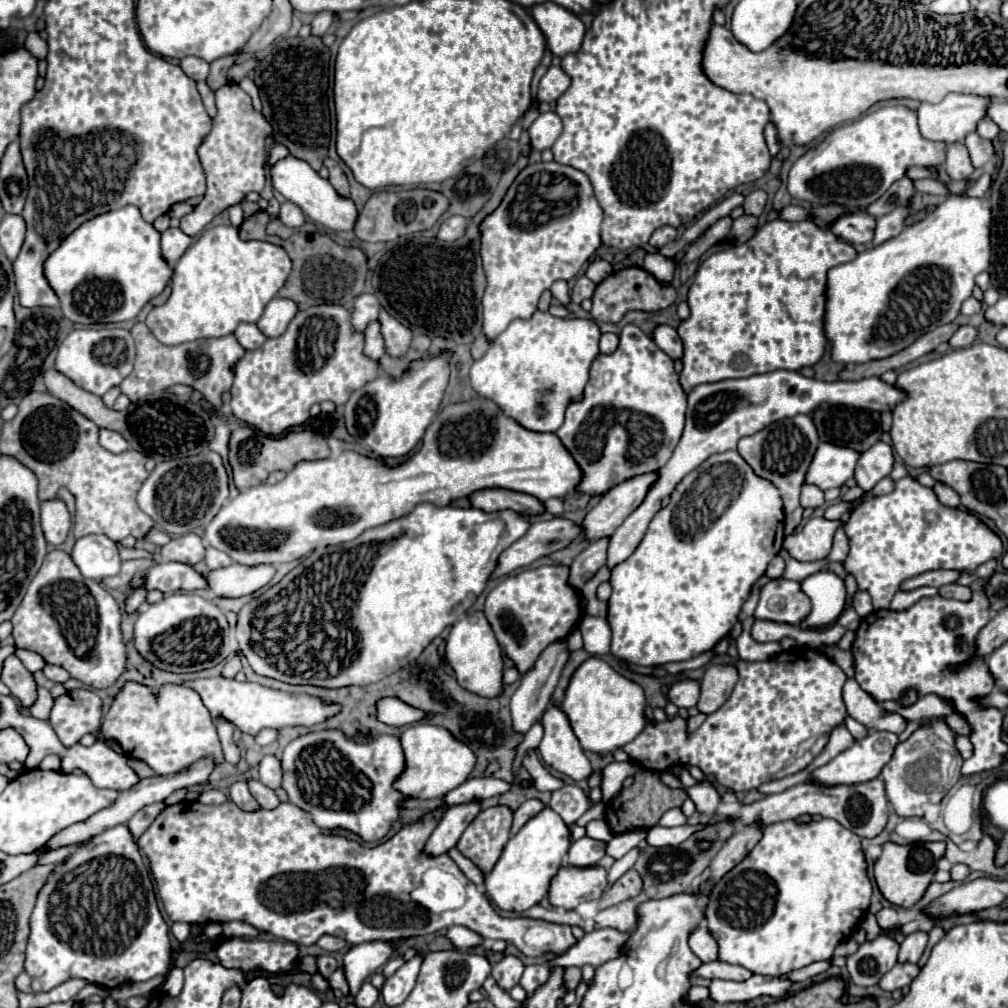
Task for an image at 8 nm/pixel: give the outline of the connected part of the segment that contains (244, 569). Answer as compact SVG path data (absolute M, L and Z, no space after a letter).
M231 564L227 568L209 570L203 576L207 576L207 586L217 598L241 598L267 586L273 574L275 568L271 566Z

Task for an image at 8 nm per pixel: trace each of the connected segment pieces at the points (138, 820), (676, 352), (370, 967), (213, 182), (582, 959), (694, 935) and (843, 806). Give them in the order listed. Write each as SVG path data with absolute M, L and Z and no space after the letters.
M155 802L155 804L149 804L149 806L145 806L145 808L141 808L129 822L127 822L127 826L129 826L129 830L131 830L131 834L133 834L133 838L137 840L147 828L149 828L149 824L157 818L157 814L165 808L167 804L165 802Z
M661 324L661 326L657 326L657 328L653 330L651 338L653 338L653 342L655 342L665 354L669 354L671 358L681 358L681 354L683 354L683 344L681 344L675 328L671 328L671 326L667 326L667 324Z
M375 940L371 944L355 944L345 952L343 968L351 994L357 994L363 980L383 966L393 956L397 946L399 944L383 944L383 940Z
M229 82L215 90L215 102L217 114L213 116L213 130L197 148L207 178L207 192L193 208L193 212L181 218L181 230L193 238L223 210L243 202L249 192L261 192L267 182L265 166L269 154L265 140L273 136L271 124L267 124L267 118L253 108L251 96L243 92L237 84Z
M613 928L593 930L585 934L573 948L569 948L563 956L555 956L549 964L551 966L599 966L603 960L613 960L619 956L619 948L623 948L623 940L627 940L625 932L615 932Z
M699 926L699 928L695 928L695 932L691 932L689 944L691 944L691 950L695 952L695 956L699 956L701 962L717 960L717 944L711 938L711 934L707 934L705 926Z
M881 778L861 782L861 784L839 784L835 788L823 788L823 784L811 784L803 782L797 784L781 794L771 794L759 802L753 802L749 806L741 806L741 810L733 816L735 822L739 824L751 824L759 820L761 824L773 824L773 822L783 822L783 820L795 820L801 814L809 816L823 816L823 818L833 818L847 830L855 832L861 838L873 838L877 836L885 824L887 824L887 798L885 798L885 788Z

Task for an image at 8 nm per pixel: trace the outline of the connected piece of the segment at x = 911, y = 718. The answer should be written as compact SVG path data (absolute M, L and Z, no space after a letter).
M935 694L921 696L917 700L917 704L909 706L909 708L903 708L897 700L885 702L883 708L889 710L889 712L901 714L907 722L919 722L919 720L931 718L931 716L949 716L949 714L955 714L955 708L953 708L951 700L941 698L941 696L935 696Z

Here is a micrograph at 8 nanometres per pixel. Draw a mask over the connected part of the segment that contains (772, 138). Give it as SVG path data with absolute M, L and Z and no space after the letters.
M769 122L764 130L765 140L772 157L780 152L781 146L778 142L778 134L775 125Z

